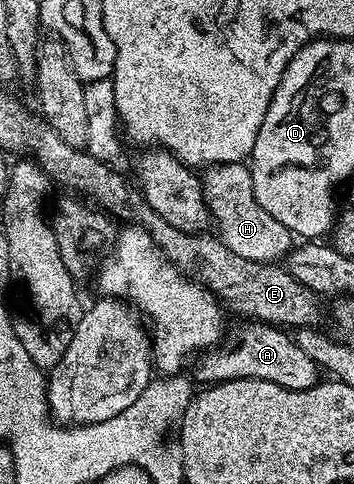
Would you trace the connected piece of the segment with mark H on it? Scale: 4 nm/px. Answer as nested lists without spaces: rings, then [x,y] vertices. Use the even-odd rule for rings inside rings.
[[[244,162],[219,164],[216,167],[206,168],[204,173],[204,177],[201,177],[203,198],[207,200],[207,209],[211,213],[215,227],[219,229],[217,236],[225,243],[225,247],[229,247],[229,251],[233,251],[236,255],[241,255],[241,259],[253,259],[262,265],[282,262],[293,248],[293,235],[284,225],[277,223],[273,215],[269,215],[269,211],[261,207],[261,203],[255,201],[250,168]]]

